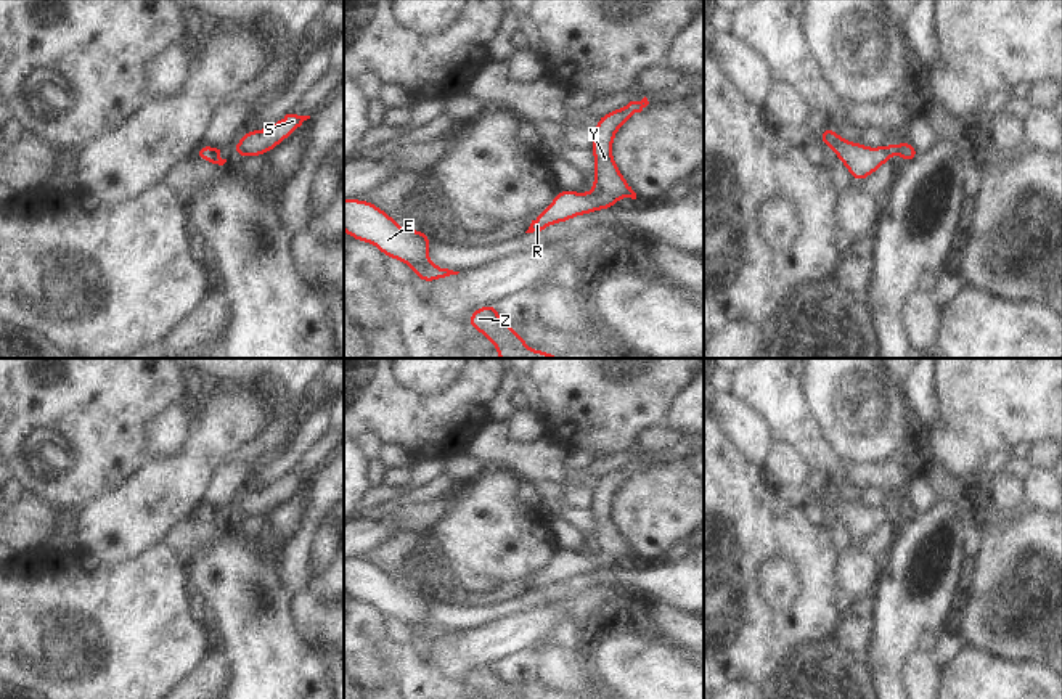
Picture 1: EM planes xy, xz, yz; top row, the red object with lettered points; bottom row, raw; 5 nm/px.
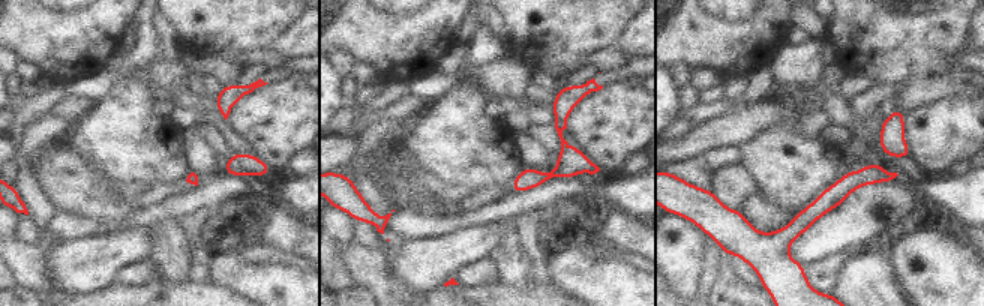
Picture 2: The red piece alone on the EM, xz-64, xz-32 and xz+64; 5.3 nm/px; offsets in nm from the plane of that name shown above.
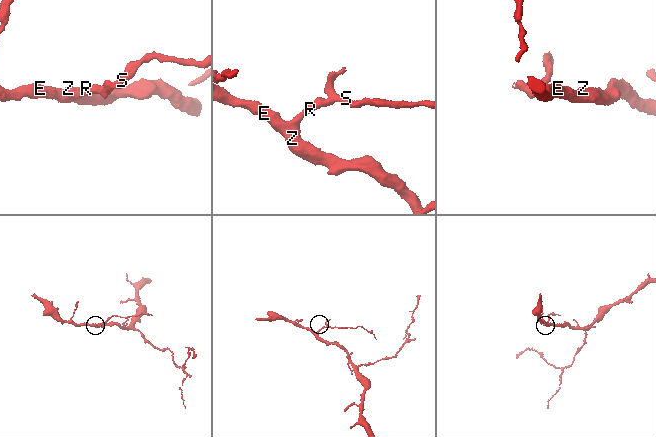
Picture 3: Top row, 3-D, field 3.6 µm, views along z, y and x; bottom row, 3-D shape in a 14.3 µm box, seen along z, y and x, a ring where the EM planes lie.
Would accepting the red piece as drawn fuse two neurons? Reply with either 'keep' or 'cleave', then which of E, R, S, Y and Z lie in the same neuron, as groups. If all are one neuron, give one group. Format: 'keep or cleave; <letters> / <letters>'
keep; E R S Y Z

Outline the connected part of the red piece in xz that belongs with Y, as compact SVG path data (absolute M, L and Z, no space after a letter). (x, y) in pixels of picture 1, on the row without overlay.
M644 456L641 461L614 469L601 477L593 488L591 511L594 517L594 550L590 553L577 553L561 550L551 564L532 580L525 593L541 591L554 583L564 583L577 575L593 574L601 569L612 569L620 558L636 559L636 553L619 530L614 516L612 503L620 487L635 474L641 472L649 464Z

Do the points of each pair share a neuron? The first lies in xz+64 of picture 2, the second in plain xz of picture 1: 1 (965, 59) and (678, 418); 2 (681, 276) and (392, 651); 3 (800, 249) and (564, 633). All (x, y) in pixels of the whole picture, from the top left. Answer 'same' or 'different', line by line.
1: different
2: different
3: different

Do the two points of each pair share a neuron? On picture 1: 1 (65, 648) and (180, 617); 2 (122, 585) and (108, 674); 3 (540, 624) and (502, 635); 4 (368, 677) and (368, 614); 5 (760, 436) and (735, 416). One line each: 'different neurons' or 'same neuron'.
1: same neuron
2: same neuron
3: same neuron
4: same neuron
5: same neuron

